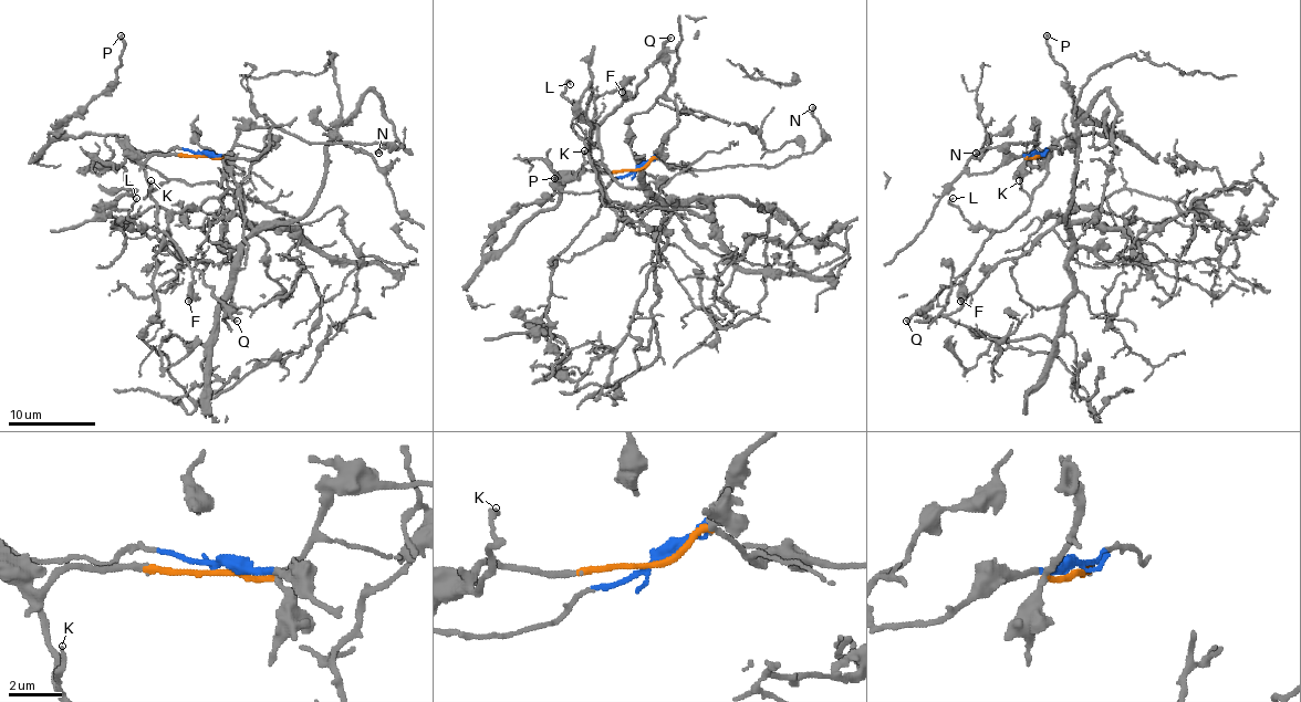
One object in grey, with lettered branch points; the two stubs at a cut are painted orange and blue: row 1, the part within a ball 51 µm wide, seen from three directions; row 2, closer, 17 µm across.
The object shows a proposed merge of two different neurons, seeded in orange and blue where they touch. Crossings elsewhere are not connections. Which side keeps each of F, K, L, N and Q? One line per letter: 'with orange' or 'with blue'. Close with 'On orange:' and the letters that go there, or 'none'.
F: with orange
K: with orange
L: with orange
N: with orange
Q: with orange
On orange: F, K, L, N, Q

